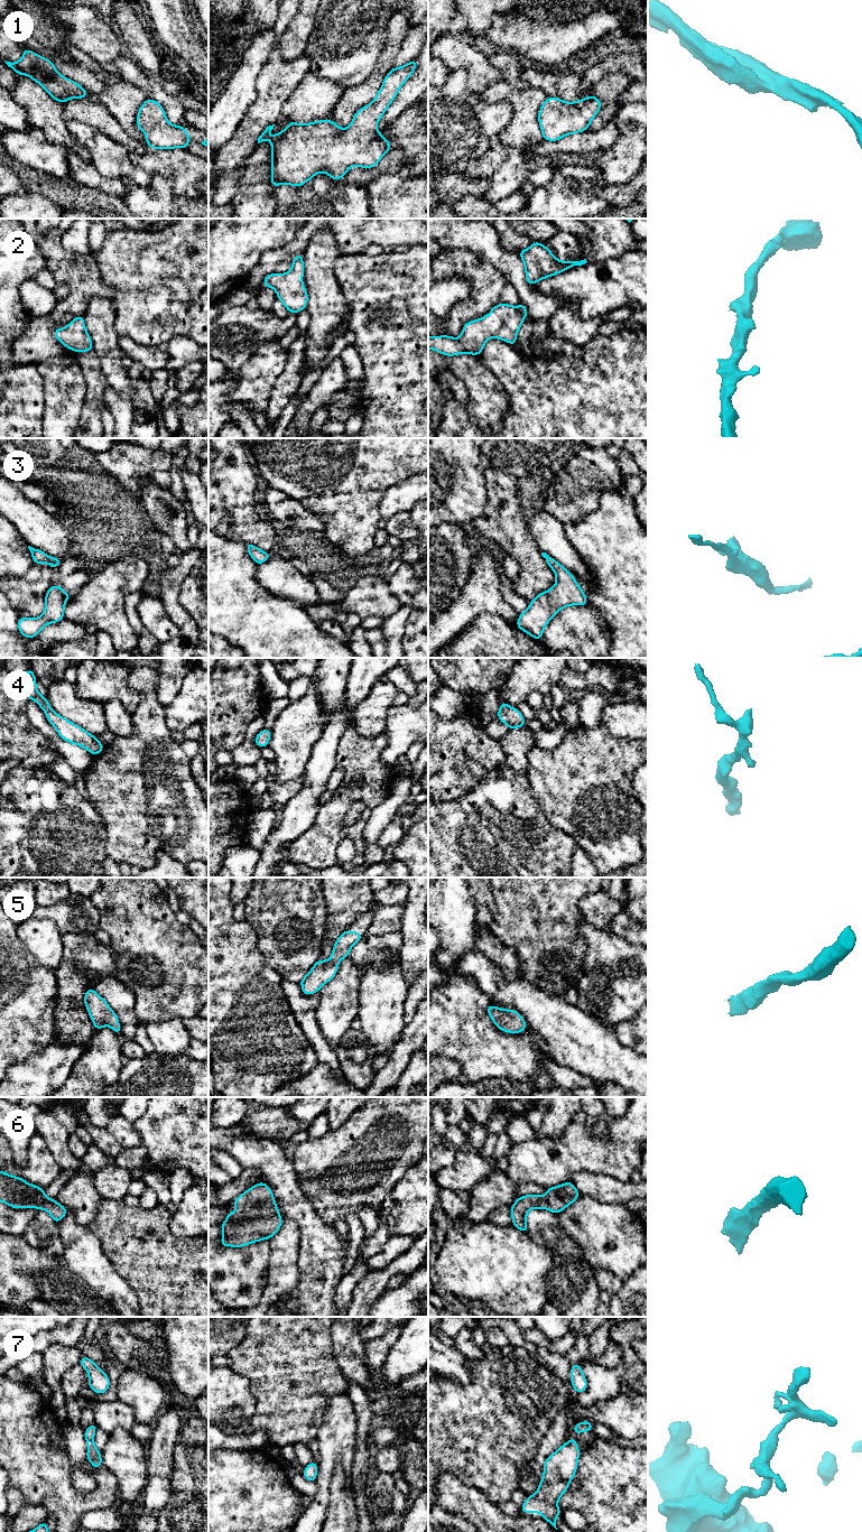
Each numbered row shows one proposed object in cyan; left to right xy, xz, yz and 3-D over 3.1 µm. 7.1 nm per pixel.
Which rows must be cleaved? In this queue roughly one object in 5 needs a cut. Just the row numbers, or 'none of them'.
none of them

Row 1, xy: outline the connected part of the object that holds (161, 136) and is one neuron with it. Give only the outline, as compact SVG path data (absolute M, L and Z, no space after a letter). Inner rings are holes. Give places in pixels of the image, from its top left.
M147 99L140 106L137 127L145 132L150 149L187 149L191 141L186 129L168 122L163 106L155 100Z

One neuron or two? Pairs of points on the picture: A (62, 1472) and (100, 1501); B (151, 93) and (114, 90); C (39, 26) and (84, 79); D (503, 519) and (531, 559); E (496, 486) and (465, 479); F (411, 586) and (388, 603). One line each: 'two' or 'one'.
A: one
B: two
C: two
D: one
E: two
F: two

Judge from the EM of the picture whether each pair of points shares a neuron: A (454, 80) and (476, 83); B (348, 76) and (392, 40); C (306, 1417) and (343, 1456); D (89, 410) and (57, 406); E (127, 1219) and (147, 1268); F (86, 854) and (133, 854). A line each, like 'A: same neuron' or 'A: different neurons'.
A: different neurons
B: different neurons
C: different neurons
D: different neurons
E: same neuron
F: different neurons

